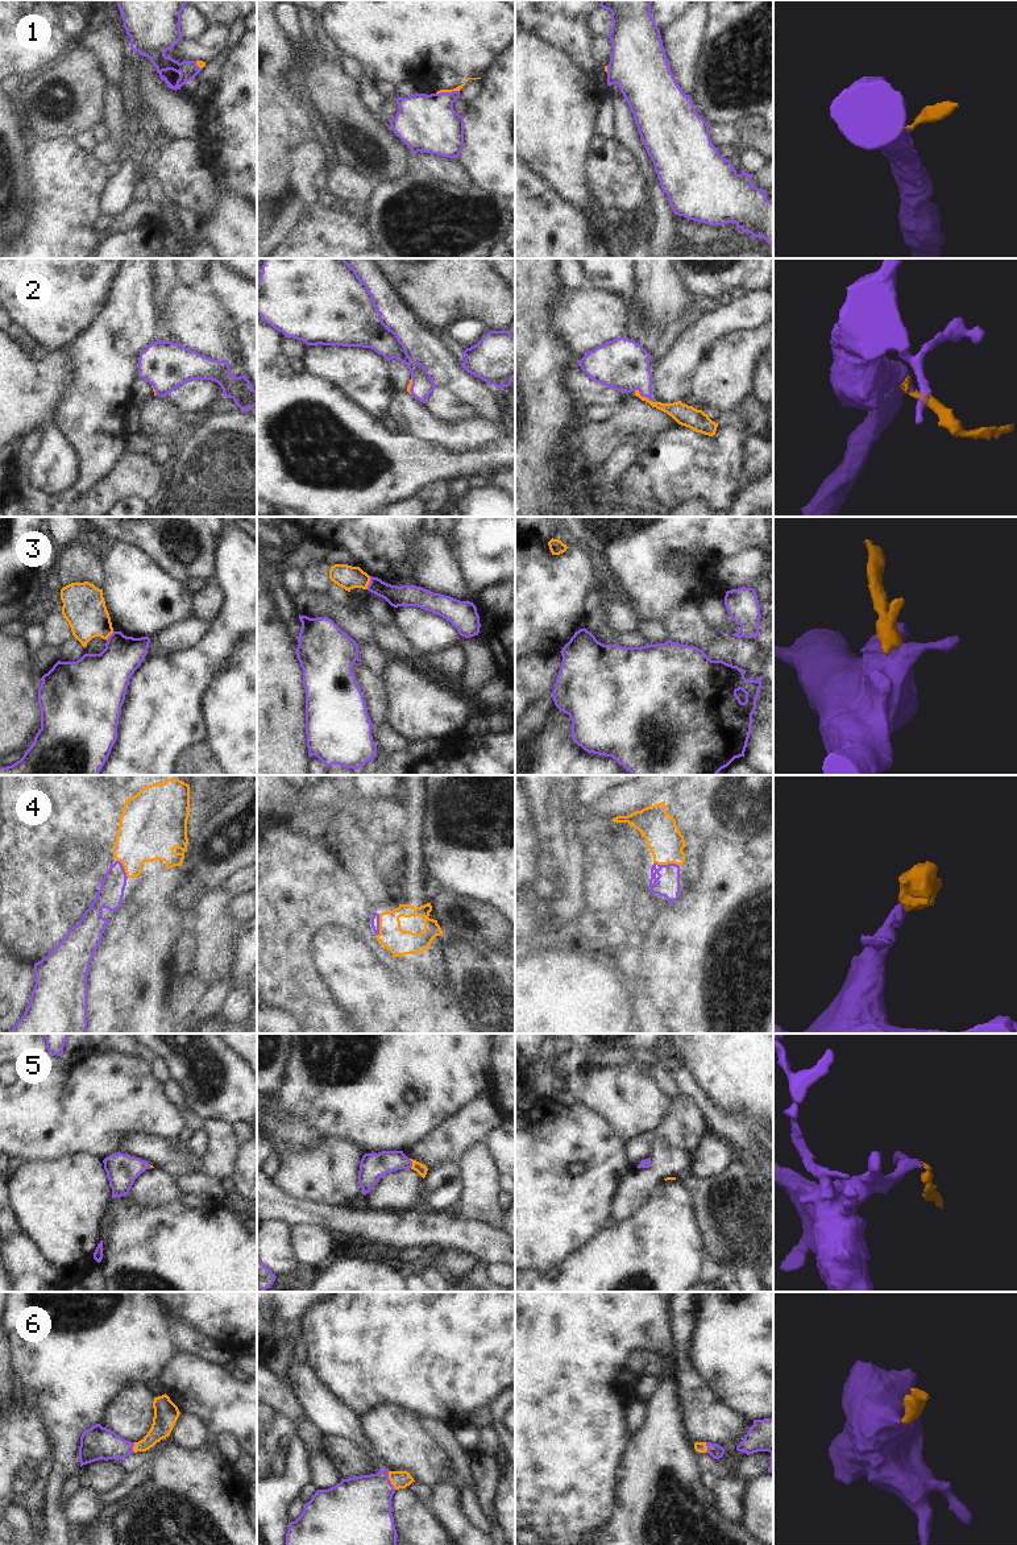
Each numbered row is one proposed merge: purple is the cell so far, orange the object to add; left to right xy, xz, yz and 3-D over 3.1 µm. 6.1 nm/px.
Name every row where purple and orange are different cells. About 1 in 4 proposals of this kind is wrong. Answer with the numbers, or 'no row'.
3

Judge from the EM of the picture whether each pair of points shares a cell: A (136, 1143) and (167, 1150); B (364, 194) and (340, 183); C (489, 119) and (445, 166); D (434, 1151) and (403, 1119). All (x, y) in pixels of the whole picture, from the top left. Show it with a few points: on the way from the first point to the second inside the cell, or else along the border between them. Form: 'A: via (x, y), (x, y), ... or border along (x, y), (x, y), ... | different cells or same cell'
A: via (144, 1147), (160, 1150) | same cell
B: via (358, 189), (352, 183), (345, 183) | same cell
C: border along (457, 158), (468, 170), (474, 183) | different cells
D: border along (445, 1119), (403, 1151) | different cells

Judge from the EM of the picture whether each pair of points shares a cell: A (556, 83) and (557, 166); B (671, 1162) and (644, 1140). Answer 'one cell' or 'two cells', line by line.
A: one cell
B: two cells

